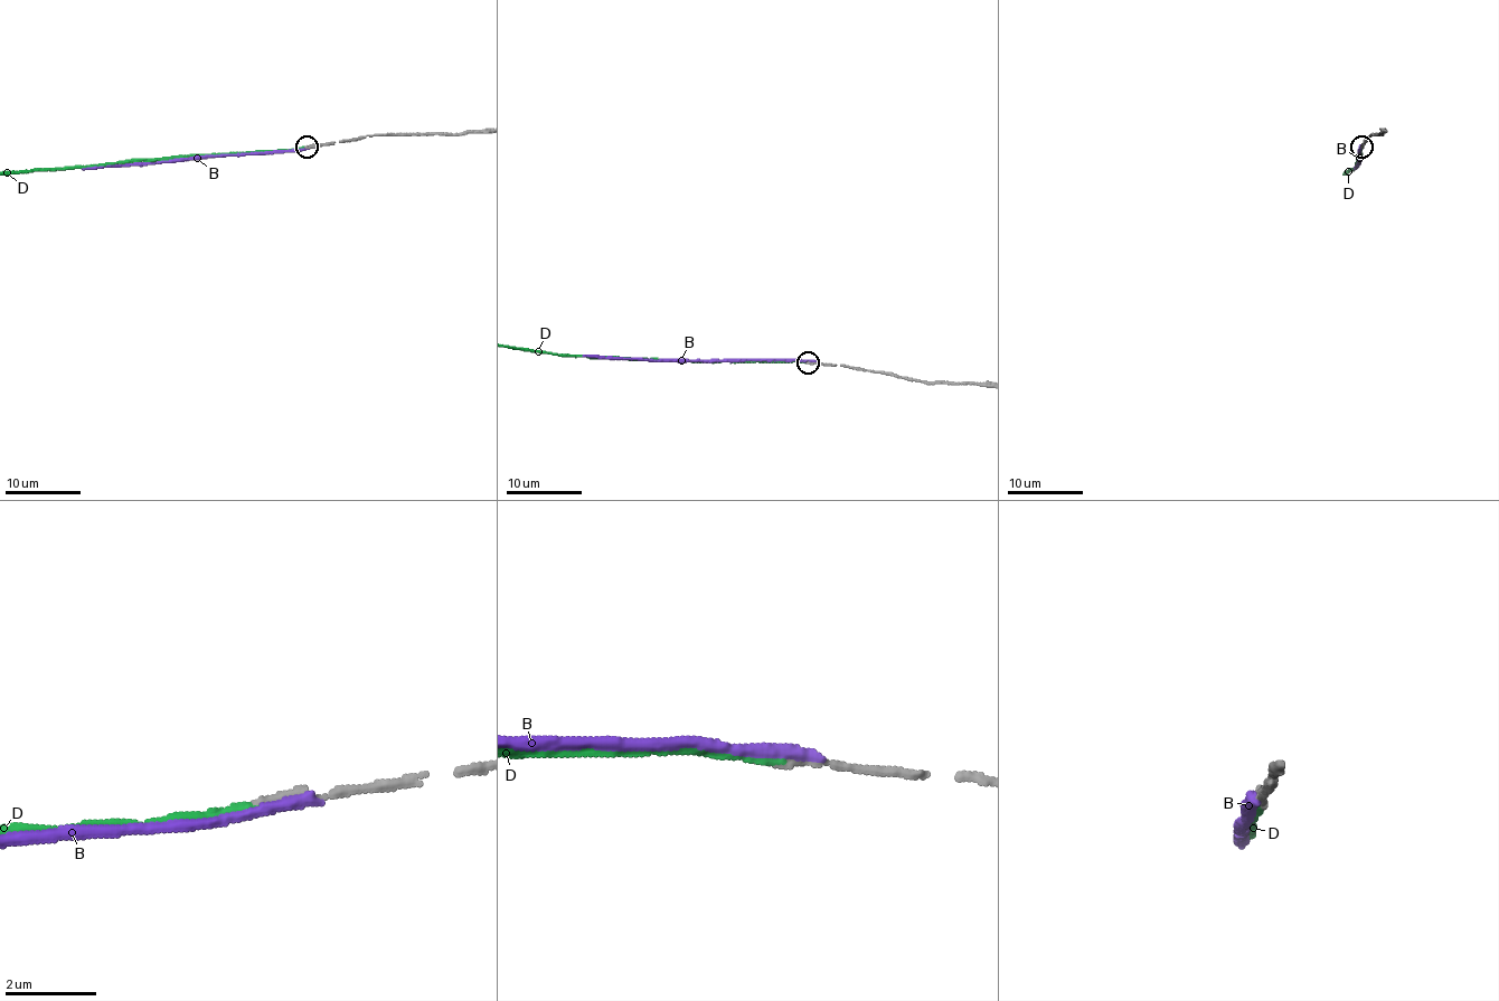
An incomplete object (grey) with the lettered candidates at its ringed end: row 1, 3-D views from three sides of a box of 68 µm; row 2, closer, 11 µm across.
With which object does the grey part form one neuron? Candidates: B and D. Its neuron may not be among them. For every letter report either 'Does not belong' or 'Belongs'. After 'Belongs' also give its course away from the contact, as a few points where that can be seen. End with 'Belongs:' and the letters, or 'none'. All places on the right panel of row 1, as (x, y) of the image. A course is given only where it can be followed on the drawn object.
B: Does not belong
D: Belongs
Belongs: D

